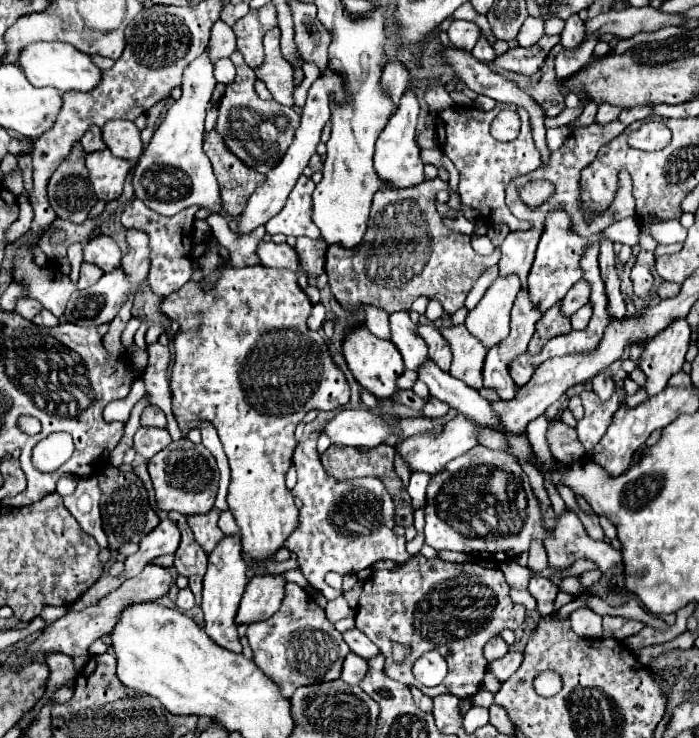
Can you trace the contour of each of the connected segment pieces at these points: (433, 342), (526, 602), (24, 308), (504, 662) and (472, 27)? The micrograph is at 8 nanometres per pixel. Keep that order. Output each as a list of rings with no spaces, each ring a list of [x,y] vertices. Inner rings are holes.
[[[418,325],[418,333],[422,335],[422,339],[426,341],[426,345],[430,349],[430,359],[442,371],[448,371],[450,361],[452,361],[452,351],[450,351],[450,345],[446,343],[446,339],[442,337],[442,333],[432,325]]]
[[[510,589],[510,597],[514,603],[520,603],[522,607],[526,607],[526,611],[536,611],[536,601],[534,601],[534,597],[530,597],[528,591]]]
[[[26,299],[26,301],[18,301],[18,309],[16,309],[16,313],[18,315],[22,315],[22,317],[26,317],[26,319],[32,319],[36,313],[40,313],[42,311],[42,305],[38,303],[38,301],[34,301],[34,299]]]
[[[508,651],[502,659],[490,663],[490,665],[488,665],[488,671],[494,673],[500,681],[506,681],[506,679],[510,679],[512,673],[518,671],[522,659],[524,659],[522,653],[518,653],[518,651]]]
[[[454,19],[450,29],[448,29],[448,37],[450,37],[450,41],[456,47],[472,51],[474,45],[478,43],[478,39],[480,39],[480,29],[472,21],[458,21],[458,19]]]

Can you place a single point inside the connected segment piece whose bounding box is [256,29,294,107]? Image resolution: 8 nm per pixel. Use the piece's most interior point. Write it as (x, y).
(276, 73)

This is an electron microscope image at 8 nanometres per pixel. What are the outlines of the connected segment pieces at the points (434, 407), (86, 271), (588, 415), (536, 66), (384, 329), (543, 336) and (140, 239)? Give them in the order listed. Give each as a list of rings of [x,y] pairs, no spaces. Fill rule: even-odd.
[[[430,397],[428,403],[426,403],[424,409],[422,409],[422,415],[424,415],[424,417],[442,417],[442,415],[448,413],[448,409],[450,409],[450,407],[448,407],[446,403]]]
[[[82,263],[82,269],[80,269],[80,279],[78,279],[78,289],[86,289],[90,285],[94,285],[100,277],[102,277],[102,269],[98,269],[96,265],[90,265],[90,263]]]
[[[582,391],[580,393],[582,405],[584,405],[584,417],[578,421],[576,431],[580,437],[580,443],[586,451],[592,451],[594,445],[602,439],[606,433],[614,411],[618,409],[618,393],[614,393],[608,401],[600,401],[600,397],[594,391]],[[618,403],[618,405],[616,405]]]
[[[544,35],[534,47],[530,47],[530,49],[524,49],[524,47],[510,49],[506,55],[496,57],[496,61],[492,65],[500,67],[500,69],[506,69],[506,71],[522,73],[522,75],[534,75],[544,67],[546,57],[556,43],[558,43],[558,37]]]
[[[366,309],[366,327],[378,339],[390,339],[388,315],[382,313],[382,309]]]
[[[558,301],[554,307],[550,307],[550,309],[542,315],[542,319],[538,321],[536,333],[534,333],[534,337],[532,337],[530,345],[528,345],[528,353],[530,353],[530,355],[538,353],[538,351],[546,345],[546,341],[550,341],[552,337],[572,331],[572,327],[570,327],[570,317],[562,315],[560,305],[562,305],[562,301]]]
[[[128,229],[126,241],[130,245],[130,251],[128,251],[128,255],[122,257],[122,269],[128,277],[128,281],[136,287],[148,275],[148,267],[150,267],[148,253],[150,253],[150,249],[148,249],[148,241],[146,241],[146,233],[138,233],[134,229]]]

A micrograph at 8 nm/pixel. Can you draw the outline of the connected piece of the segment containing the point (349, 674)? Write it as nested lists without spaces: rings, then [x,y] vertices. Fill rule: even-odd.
[[[348,653],[344,659],[344,669],[342,669],[342,679],[348,685],[358,685],[362,677],[366,675],[366,659],[358,657],[356,653]]]

